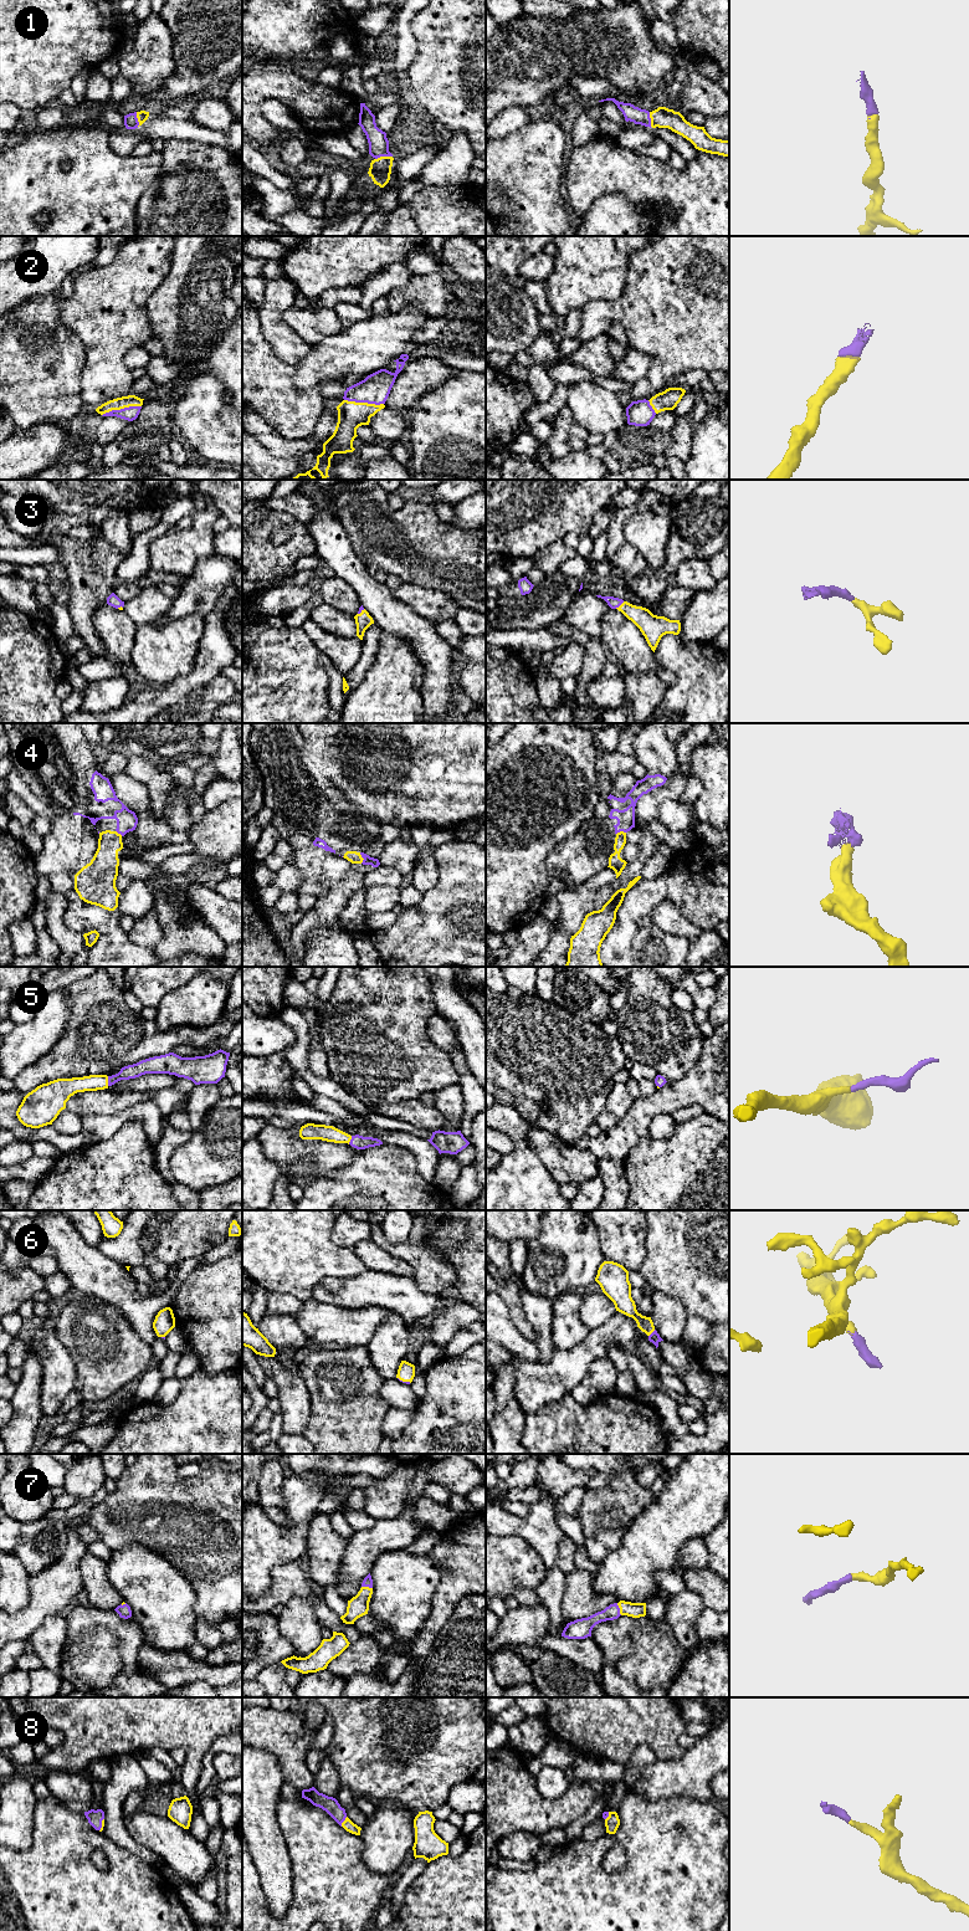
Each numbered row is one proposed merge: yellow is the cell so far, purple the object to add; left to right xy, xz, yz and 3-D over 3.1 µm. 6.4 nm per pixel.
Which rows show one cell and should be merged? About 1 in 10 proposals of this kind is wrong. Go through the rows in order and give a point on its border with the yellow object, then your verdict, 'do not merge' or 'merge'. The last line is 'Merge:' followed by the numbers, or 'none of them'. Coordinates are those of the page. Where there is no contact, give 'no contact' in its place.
1: contact xz (383, 157); merge
2: contact xy (121, 408); merge
3: contact yz (620, 605); merge
4: contact xz (362, 858); merge
5: contact xy (107, 1081); merge
6: contact yz (651, 1332); merge
7: contact yz (620, 1609); merge
8: contact xz (343, 1822); merge
Merge: 1, 2, 3, 4, 5, 6, 7, 8

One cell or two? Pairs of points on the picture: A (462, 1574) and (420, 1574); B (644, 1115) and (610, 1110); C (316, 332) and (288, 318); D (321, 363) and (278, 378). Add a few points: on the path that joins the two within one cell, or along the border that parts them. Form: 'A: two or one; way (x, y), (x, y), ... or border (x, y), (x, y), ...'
A: two; border (427, 1553), (436, 1561), (440, 1574), (431, 1602)
B: two; border (634, 1100), (627, 1112), (614, 1126), (603, 1130)
C: one; way (309, 326), (295, 318)
D: two; border (293, 365), (297, 388), (322, 384)

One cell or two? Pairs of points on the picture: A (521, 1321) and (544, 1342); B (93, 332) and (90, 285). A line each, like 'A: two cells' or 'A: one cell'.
A: two cells
B: one cell

